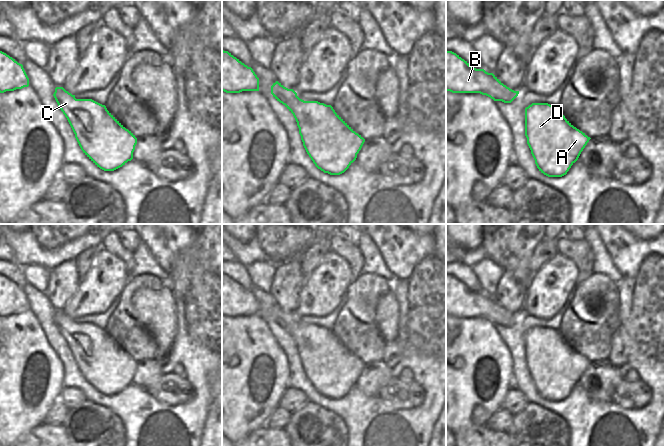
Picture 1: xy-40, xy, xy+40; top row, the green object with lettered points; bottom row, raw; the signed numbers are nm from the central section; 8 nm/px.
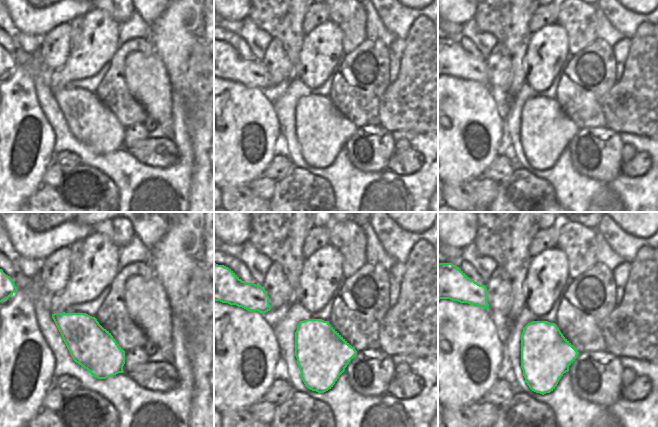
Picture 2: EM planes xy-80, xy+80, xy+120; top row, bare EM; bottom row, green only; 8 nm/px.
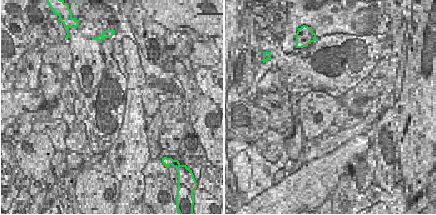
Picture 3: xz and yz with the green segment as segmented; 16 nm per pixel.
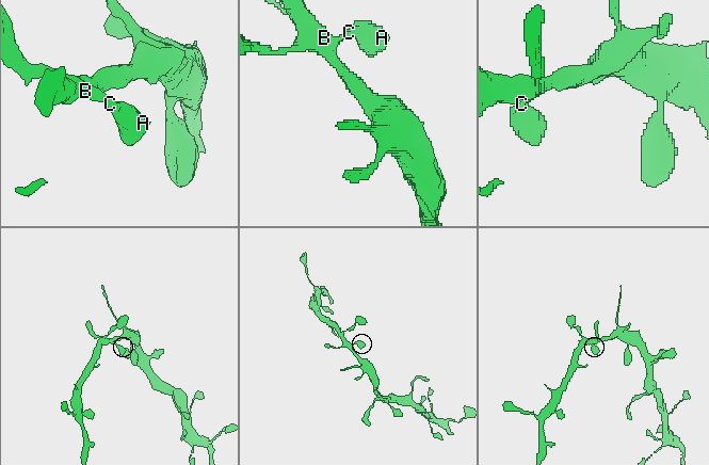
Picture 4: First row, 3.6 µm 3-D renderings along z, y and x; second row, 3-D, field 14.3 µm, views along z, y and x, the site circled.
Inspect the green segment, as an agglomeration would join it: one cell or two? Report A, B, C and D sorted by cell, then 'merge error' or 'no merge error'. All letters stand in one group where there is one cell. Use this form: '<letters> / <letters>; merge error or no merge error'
A B C D; no merge error

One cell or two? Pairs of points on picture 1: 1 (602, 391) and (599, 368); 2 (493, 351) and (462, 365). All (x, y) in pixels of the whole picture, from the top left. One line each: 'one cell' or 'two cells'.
1: one cell
2: one cell

